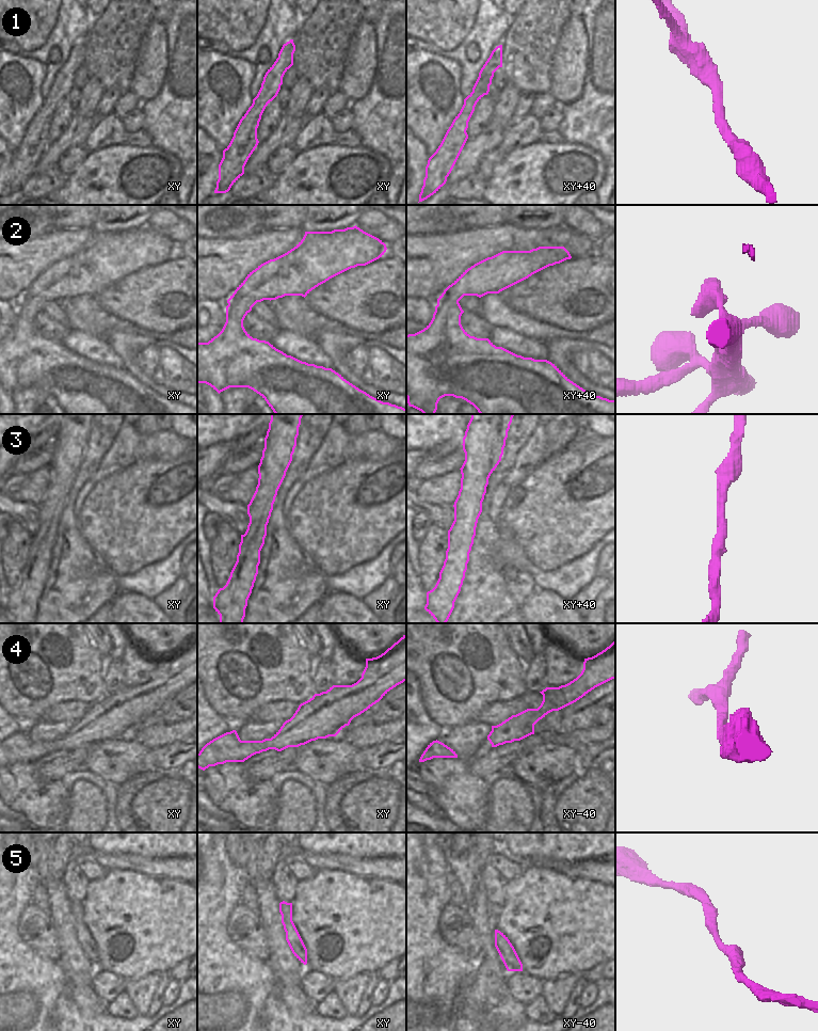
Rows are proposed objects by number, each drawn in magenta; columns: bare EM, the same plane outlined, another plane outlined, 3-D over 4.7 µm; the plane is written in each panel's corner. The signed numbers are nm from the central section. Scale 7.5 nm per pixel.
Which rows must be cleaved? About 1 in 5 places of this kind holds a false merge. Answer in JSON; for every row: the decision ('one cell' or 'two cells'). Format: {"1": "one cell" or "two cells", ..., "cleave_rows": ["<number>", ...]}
{"1": "one cell", "2": "one cell", "3": "one cell", "4": "one cell", "5": "one cell", "cleave_rows": []}

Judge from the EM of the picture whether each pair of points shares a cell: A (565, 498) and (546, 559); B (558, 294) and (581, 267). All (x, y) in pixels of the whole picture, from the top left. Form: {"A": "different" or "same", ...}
{"A": "same", "B": "same"}

